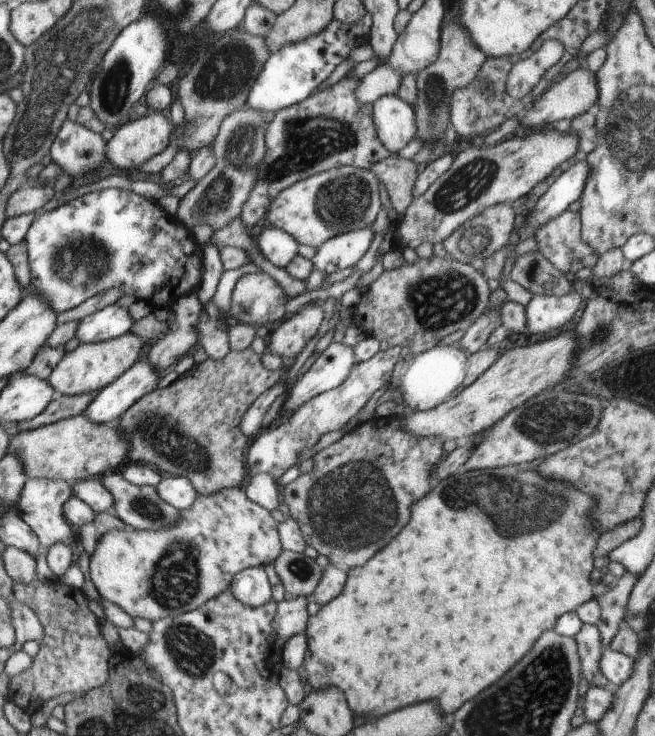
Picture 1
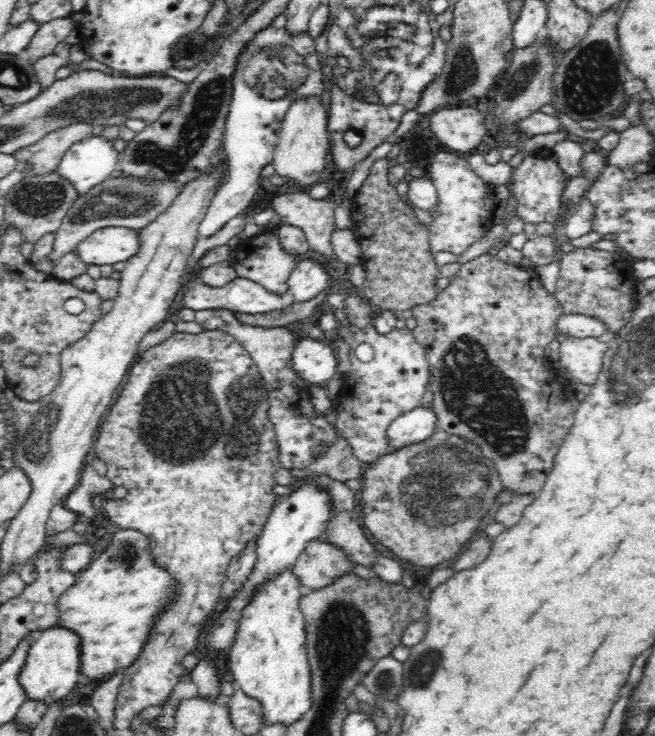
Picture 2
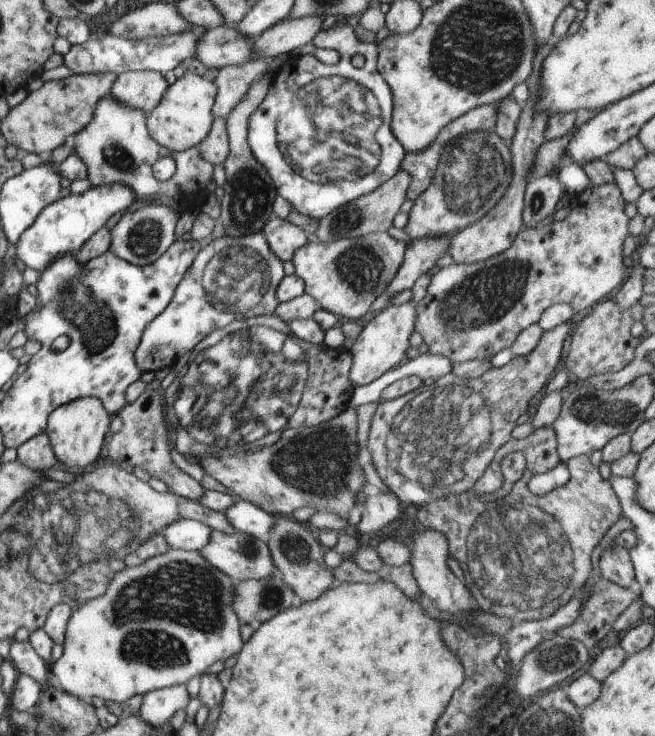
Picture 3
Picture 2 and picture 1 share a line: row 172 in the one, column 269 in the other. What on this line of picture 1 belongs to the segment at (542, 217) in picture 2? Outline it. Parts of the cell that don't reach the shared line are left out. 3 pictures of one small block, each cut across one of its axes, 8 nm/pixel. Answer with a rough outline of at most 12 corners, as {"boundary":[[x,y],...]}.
{"boundary":[[240,485],[164,528],[106,531],[96,590],[132,618],[199,609],[282,552]]}

